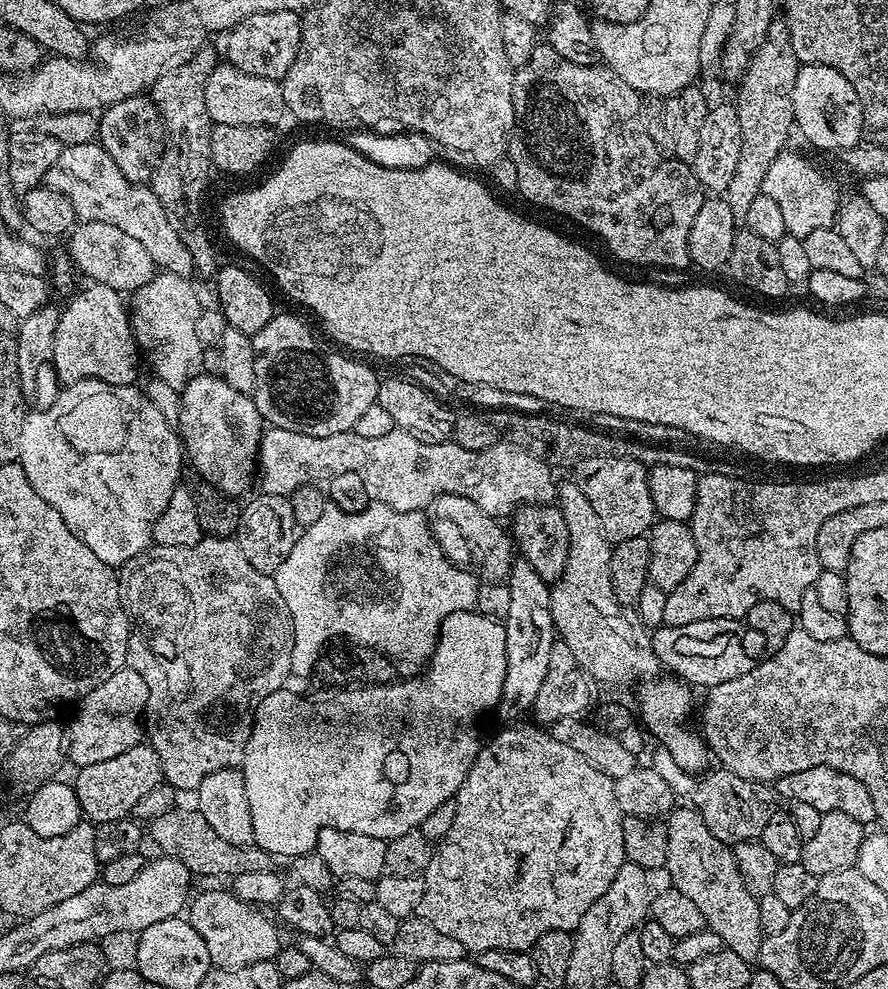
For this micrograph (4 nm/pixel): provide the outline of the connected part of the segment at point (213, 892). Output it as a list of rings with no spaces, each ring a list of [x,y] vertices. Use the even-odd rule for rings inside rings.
[[[212,888],[209,892],[197,891],[186,908],[186,918],[198,930],[210,958],[217,968],[241,968],[254,962],[275,961],[280,953],[281,929],[263,916],[259,907],[242,902],[230,890]]]

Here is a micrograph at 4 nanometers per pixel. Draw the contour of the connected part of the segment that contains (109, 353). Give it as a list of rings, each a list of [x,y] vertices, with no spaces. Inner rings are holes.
[[[95,282],[87,285],[84,296],[76,296],[65,307],[60,314],[58,328],[52,335],[52,359],[51,367],[56,367],[56,376],[61,385],[77,384],[79,380],[105,380],[114,386],[123,384],[136,384],[136,356],[138,360],[138,349],[136,339],[132,333],[132,321],[126,300],[121,293],[104,284]]]

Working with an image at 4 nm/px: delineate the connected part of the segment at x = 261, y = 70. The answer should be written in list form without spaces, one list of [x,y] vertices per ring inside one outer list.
[[[274,10],[270,14],[250,14],[232,31],[227,33],[227,63],[246,74],[258,74],[258,78],[283,81],[284,76],[294,66],[294,58],[300,45],[301,17],[294,12]]]

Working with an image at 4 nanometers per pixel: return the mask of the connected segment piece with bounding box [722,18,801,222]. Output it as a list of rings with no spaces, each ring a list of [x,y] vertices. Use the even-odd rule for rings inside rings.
[[[775,18],[770,22],[765,41],[756,52],[738,80],[740,89],[736,92],[734,103],[738,110],[738,122],[742,125],[742,151],[738,154],[738,166],[734,169],[734,178],[722,194],[725,202],[734,210],[737,222],[746,218],[746,210],[754,198],[762,192],[762,181],[766,170],[770,170],[774,158],[785,151],[788,135],[794,132],[794,81],[798,79],[801,62],[794,54],[794,45],[790,42],[788,21]]]

